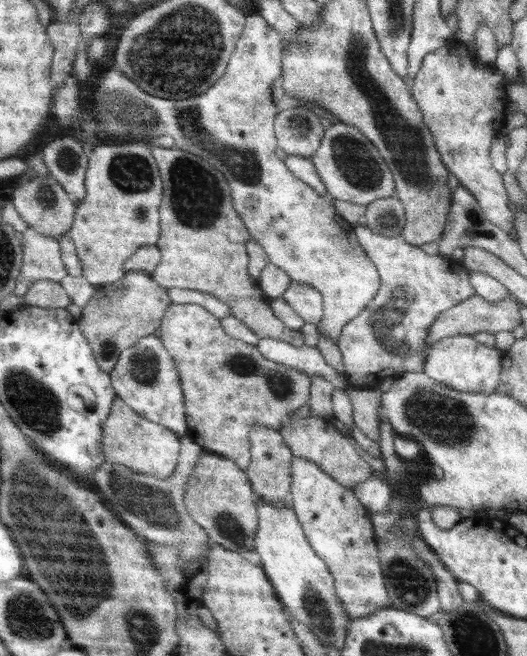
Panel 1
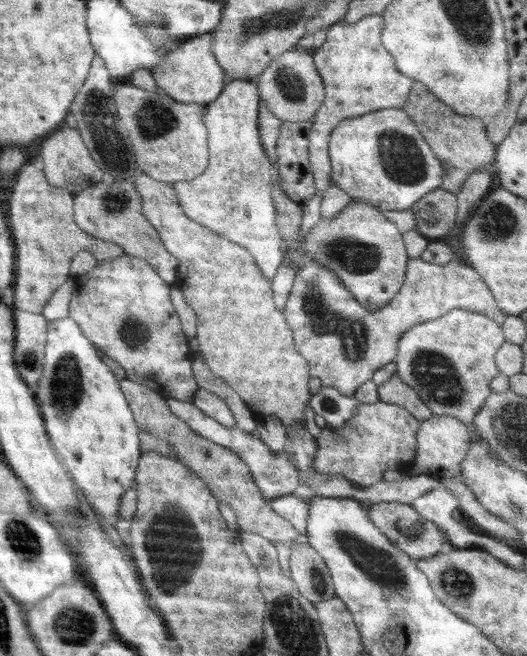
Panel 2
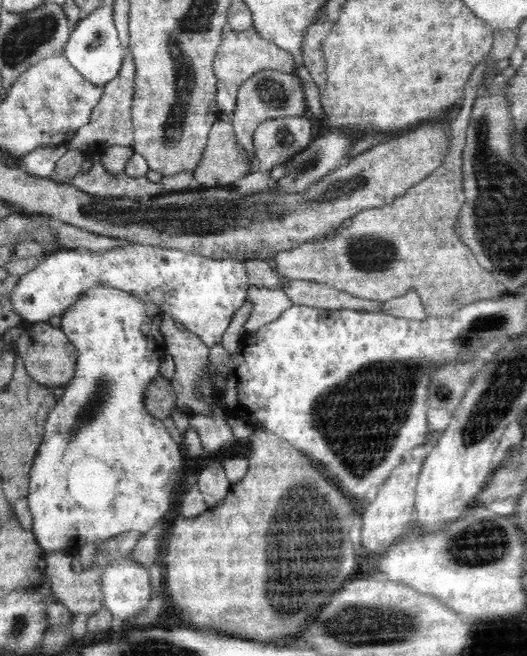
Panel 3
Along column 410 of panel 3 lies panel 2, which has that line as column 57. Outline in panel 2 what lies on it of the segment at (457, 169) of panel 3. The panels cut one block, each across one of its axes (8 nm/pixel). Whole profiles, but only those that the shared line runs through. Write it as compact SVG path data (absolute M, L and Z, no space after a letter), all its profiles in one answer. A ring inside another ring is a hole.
M26 163L17 170L16 184L8 200L10 228L16 242L15 280L13 293L15 308L40 314L57 288L70 276L70 265L80 250L90 250L96 262L124 256L124 249L112 242L88 236L75 223L74 197L69 190L52 186L39 163Z

